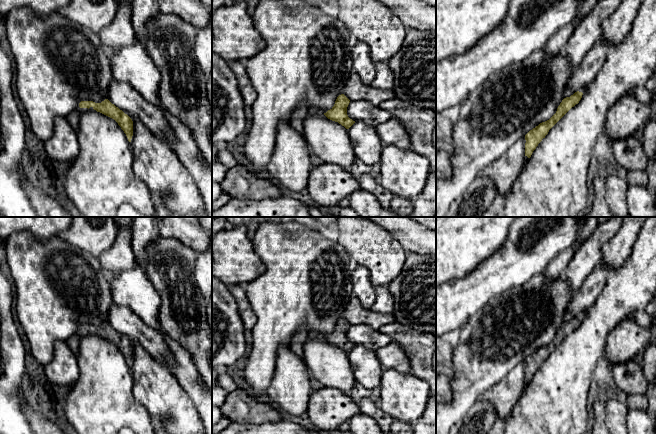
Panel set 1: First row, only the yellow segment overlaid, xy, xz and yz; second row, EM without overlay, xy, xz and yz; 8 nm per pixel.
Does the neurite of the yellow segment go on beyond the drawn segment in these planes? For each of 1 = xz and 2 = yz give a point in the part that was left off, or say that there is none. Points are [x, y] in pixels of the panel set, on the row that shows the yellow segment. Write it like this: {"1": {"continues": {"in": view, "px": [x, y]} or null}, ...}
{"1": {"continues": null}, "2": {"continues": {"in": "yz", "px": [583, 89]}}}

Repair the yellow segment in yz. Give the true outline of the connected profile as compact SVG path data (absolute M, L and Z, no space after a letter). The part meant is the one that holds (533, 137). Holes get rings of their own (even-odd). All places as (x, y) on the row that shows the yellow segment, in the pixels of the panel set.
M586 87L579 89L570 97L566 97L562 100L560 105L557 108L556 113L547 121L540 123L538 126L530 130L525 135L525 159L523 163L526 163L531 157L533 151L536 149L538 144L542 141L543 138L548 134L549 130L582 98L583 92L586 90Z

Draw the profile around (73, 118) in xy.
M76 111L71 112L66 119L68 120L69 124L71 125L71 127L75 130L75 132L77 133L79 130L79 125L80 125L80 116L81 113Z

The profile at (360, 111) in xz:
M365 101L350 102L347 115L355 122L363 122L374 128L393 118L388 111Z

